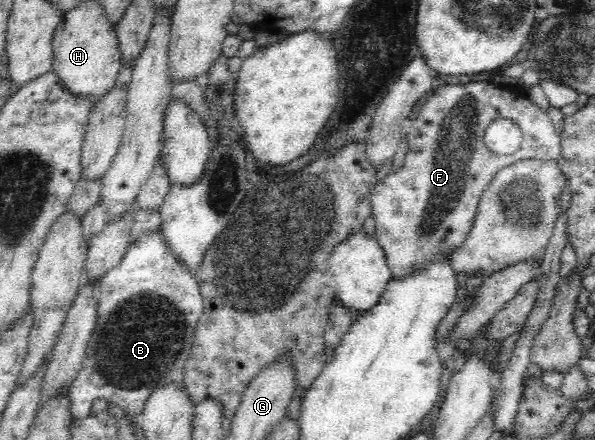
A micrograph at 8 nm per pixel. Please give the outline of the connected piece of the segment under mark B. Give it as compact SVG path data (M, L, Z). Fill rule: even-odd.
M160 234L138 238L128 246L117 266L97 285L96 325L85 348L82 367L66 393L74 420L90 416L94 402L116 403L126 414L142 414L148 398L159 389L174 386L186 393L185 363L190 356L203 300L195 277L166 250Z

